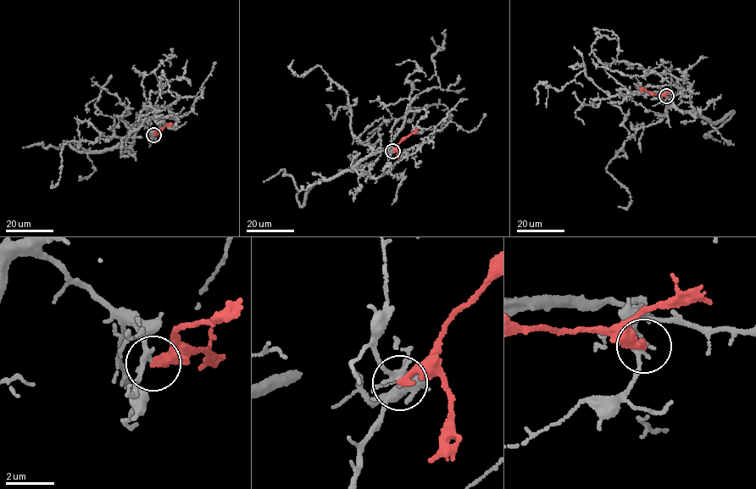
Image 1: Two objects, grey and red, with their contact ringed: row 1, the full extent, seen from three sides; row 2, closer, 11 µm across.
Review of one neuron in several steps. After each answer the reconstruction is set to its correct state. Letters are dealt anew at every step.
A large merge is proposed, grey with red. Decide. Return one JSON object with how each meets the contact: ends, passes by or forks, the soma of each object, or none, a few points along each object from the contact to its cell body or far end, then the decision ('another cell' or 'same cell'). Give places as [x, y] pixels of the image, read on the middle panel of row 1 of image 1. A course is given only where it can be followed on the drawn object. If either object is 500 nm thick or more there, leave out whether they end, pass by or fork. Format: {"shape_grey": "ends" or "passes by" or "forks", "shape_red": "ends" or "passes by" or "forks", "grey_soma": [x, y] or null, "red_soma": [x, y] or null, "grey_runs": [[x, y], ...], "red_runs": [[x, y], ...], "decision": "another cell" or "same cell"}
{"shape_grey": "passes by", "shape_red": "ends", "grey_soma": null, "red_soma": null, "grey_runs": [[392, 151], [360, 159], [353, 170], [382, 175], [447, 123], [470, 131], [486, 113]], "red_runs": [[392, 151], [416, 128]], "decision": "another cell"}

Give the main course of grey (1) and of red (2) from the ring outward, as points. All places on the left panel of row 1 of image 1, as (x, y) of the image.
1: (153, 135), (139, 125), (131, 144), (118, 146), (129, 127), (141, 123), (151, 108), (195, 97), (215, 62)
2: (153, 135), (167, 125), (172, 126)

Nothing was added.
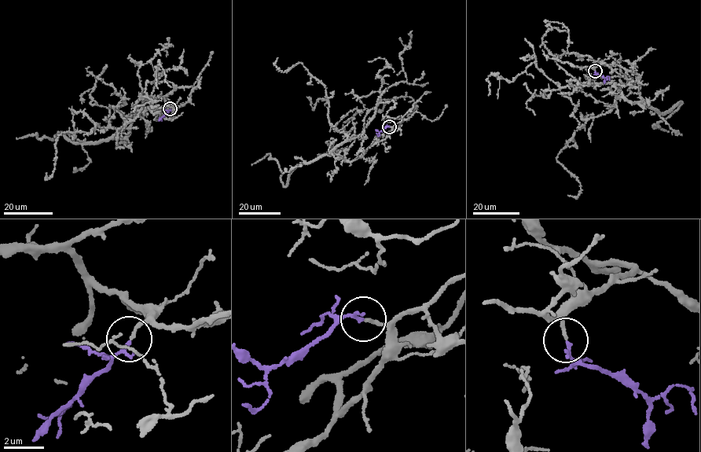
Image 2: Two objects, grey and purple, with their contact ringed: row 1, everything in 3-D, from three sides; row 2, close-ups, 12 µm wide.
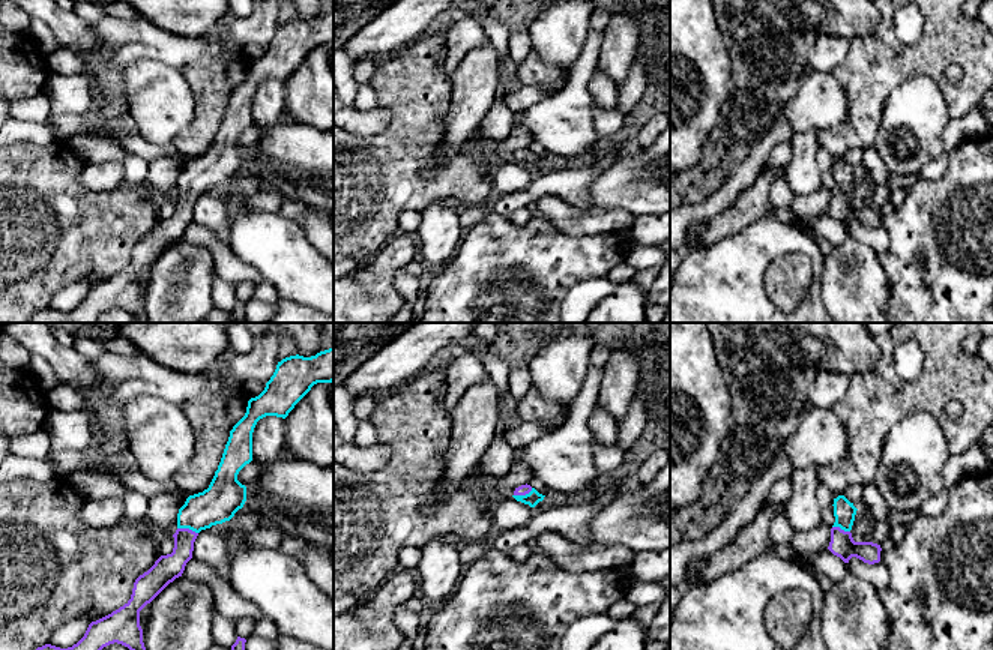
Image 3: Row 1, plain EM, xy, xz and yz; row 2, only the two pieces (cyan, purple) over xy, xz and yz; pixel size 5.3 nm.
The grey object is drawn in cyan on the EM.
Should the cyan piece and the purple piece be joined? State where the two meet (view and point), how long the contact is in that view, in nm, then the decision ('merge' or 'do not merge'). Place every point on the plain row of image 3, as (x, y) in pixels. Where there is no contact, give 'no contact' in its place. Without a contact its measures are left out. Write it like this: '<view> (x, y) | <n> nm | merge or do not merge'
xy (188, 191) | 120 nm | merge

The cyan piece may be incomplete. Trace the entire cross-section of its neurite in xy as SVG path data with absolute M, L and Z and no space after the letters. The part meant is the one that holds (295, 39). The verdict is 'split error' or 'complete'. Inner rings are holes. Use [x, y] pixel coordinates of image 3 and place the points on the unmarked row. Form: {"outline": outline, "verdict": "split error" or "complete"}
{"outline": "M334 11L311 21L290 20L278 26L264 54L248 65L245 80L230 95L221 126L207 153L189 159L177 177L177 194L173 198L174 212L171 218L161 219L155 228L140 239L132 252L131 263L111 278L92 285L84 300L68 312L45 308L33 314L29 323L98 323L99 315L110 308L122 308L137 318L137 323L149 323L143 306L140 275L150 267L170 246L182 240L186 227L192 222L194 206L201 194L230 185L246 165L246 150L237 144L239 135L252 125L252 96L257 86L266 80L285 83L294 69L317 47L334 45Z", "verdict": "split error"}

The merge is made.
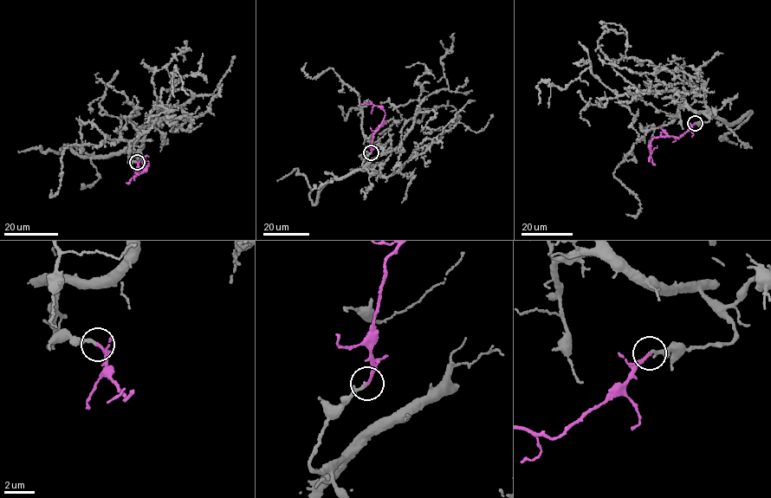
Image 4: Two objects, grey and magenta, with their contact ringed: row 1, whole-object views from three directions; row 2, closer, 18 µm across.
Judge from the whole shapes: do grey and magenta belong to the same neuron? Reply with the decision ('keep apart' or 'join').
join

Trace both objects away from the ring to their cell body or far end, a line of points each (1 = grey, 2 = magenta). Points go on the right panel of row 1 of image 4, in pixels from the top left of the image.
1: (695, 123), (709, 119), (675, 93), (617, 95), (587, 68), (565, 88), (538, 83), (538, 104)
2: (695, 123), (690, 130), (678, 138), (654, 138), (650, 149), (655, 164)

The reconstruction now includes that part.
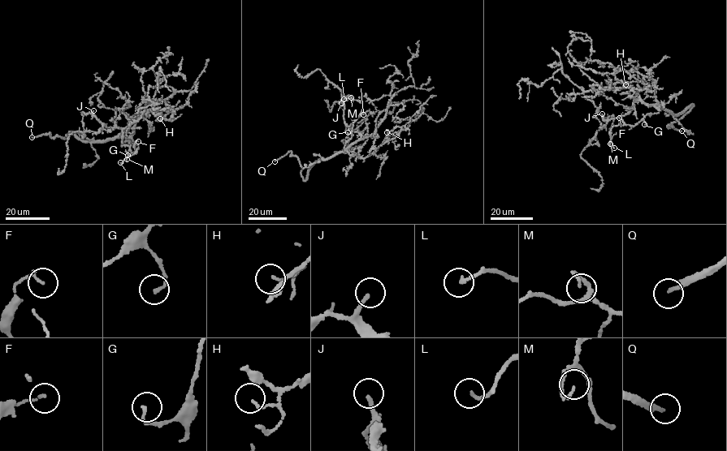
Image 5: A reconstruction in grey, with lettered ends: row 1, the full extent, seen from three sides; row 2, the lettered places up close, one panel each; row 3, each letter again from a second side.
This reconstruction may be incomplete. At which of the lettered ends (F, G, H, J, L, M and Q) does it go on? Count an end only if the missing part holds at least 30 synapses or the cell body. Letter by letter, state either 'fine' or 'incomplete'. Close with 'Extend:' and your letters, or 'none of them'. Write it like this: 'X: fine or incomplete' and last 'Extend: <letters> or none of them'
F: fine
G: fine
H: fine
J: incomplete
L: fine
M: fine
Q: incomplete
Extend: J, Q

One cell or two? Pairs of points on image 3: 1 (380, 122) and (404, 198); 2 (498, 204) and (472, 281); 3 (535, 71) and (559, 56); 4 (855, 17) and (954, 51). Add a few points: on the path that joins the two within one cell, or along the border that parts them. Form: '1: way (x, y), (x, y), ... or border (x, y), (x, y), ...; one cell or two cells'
1: border (391, 113), (382, 131), (349, 134); two cells
2: border (490, 209), (501, 216); two cells
3: border (532, 48), (546, 63), (553, 65), (561, 72); two cells
4: border (882, 15), (882, 20), (872, 33), (849, 39); two cells

